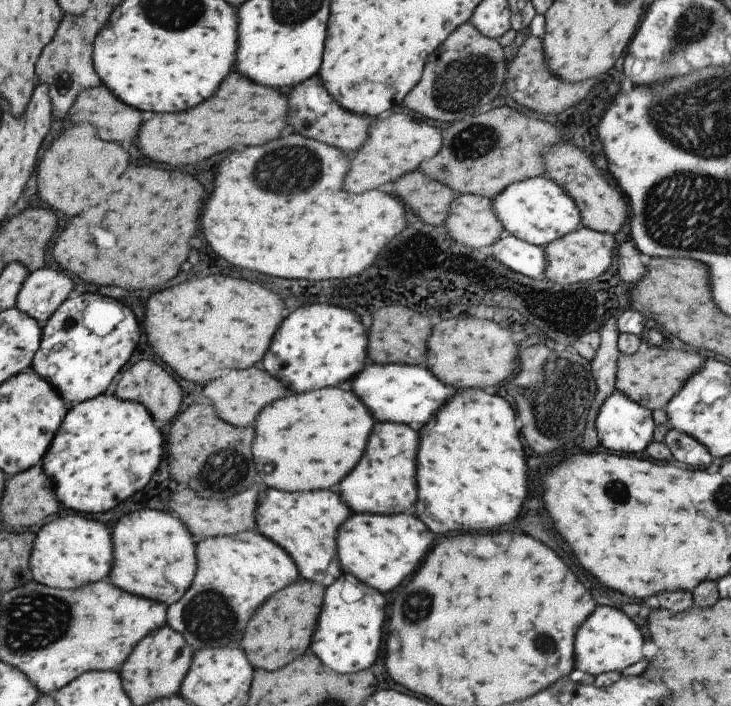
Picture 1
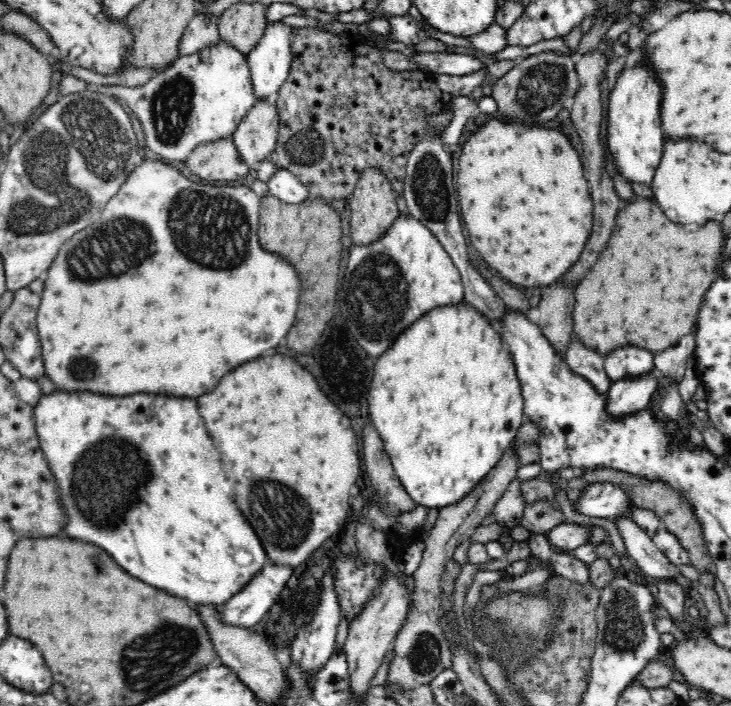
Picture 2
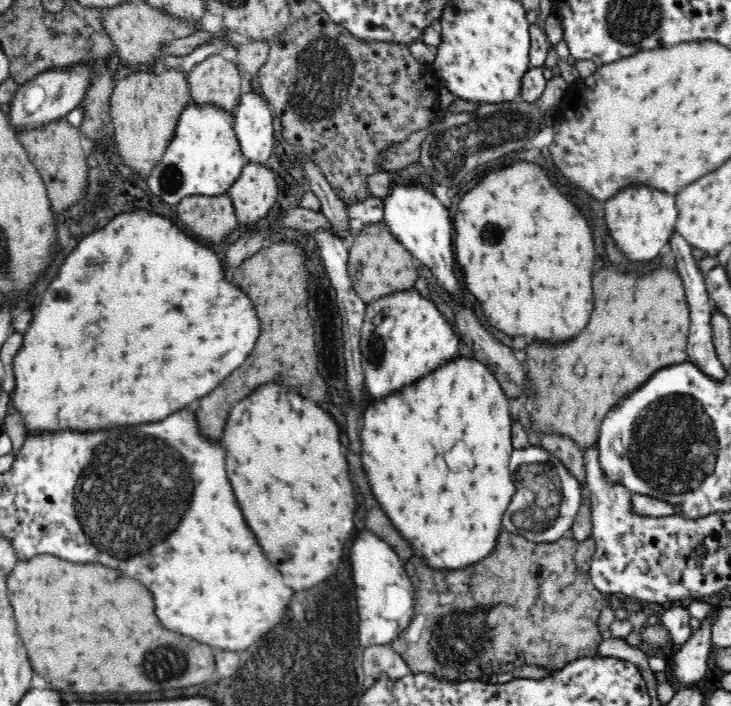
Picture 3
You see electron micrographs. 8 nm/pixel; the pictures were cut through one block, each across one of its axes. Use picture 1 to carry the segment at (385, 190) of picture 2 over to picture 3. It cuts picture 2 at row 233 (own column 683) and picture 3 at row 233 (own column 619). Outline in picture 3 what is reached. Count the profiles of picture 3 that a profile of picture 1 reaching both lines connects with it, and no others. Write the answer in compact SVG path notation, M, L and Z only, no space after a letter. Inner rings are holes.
M385 222L366 224L352 237L349 246L348 272L358 296L370 303L374 299L390 299L394 294L414 288L418 262L392 235Z

